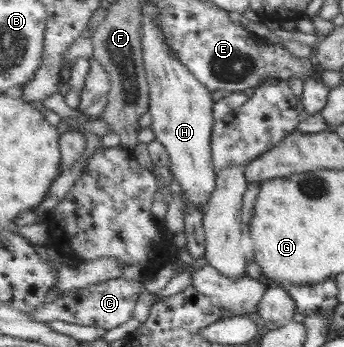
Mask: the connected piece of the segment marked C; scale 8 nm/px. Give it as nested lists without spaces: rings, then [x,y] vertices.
[[[119,277],[87,288],[72,290],[67,295],[63,293],[50,304],[43,304],[37,310],[27,313],[27,316],[31,317],[31,320],[35,320],[37,324],[51,325],[53,320],[61,320],[67,324],[95,326],[108,331],[134,318],[133,310],[137,306],[137,300],[139,300],[142,290],[142,280],[127,280]]]

